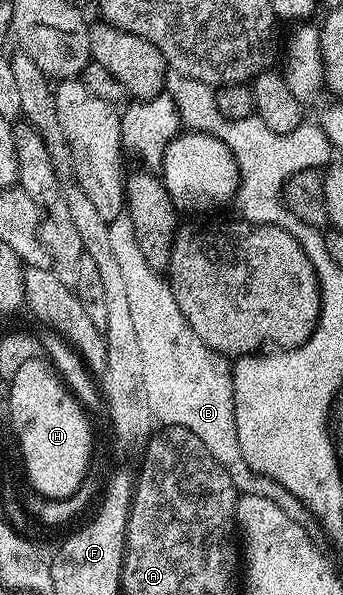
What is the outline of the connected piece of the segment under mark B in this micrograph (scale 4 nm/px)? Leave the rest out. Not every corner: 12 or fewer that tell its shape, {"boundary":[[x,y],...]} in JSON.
{"boundary":[[128,215],[109,222],[147,403],[187,427],[238,494],[317,539],[291,491],[239,451],[233,367],[191,331]]}

